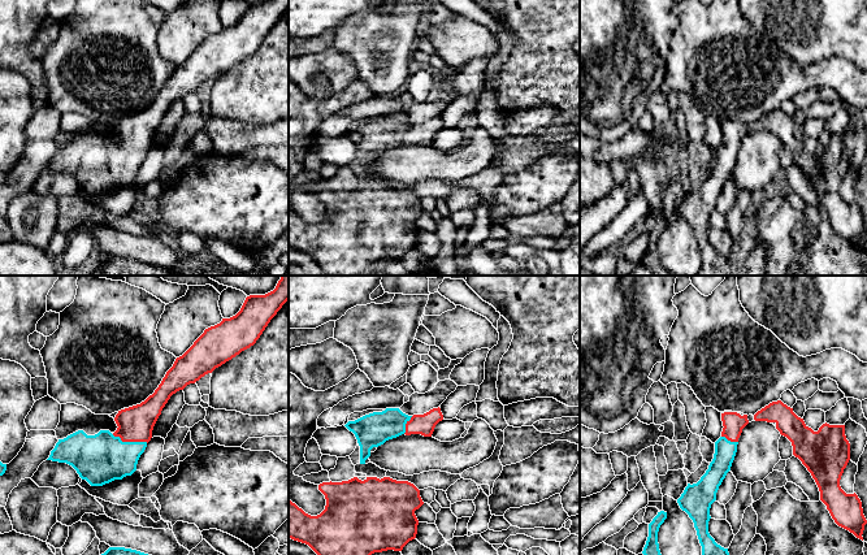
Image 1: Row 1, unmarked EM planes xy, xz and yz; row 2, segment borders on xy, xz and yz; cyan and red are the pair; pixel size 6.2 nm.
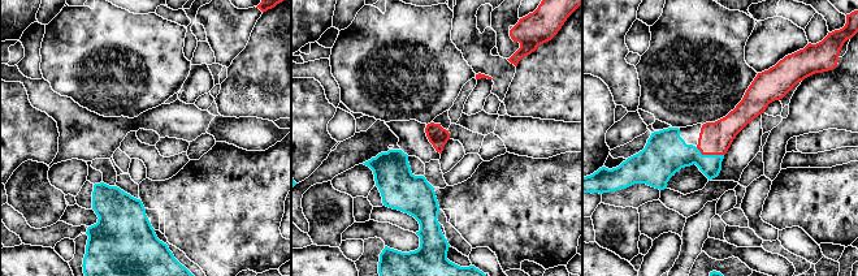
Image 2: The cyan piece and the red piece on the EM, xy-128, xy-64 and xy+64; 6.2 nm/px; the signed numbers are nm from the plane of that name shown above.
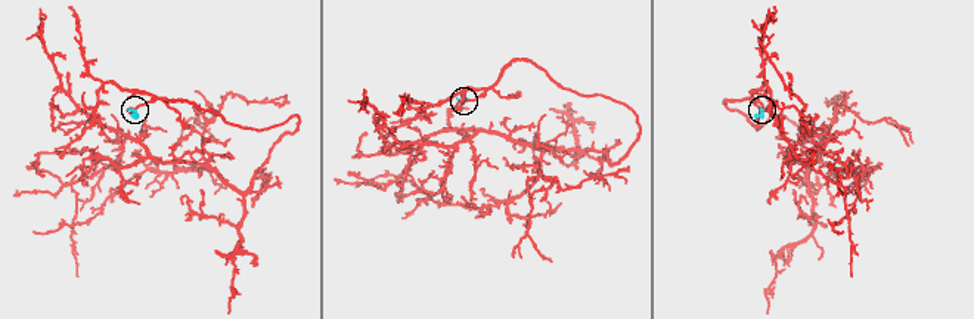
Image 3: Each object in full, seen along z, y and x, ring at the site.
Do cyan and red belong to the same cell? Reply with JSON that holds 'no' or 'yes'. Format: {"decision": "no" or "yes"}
{"decision": "yes"}

